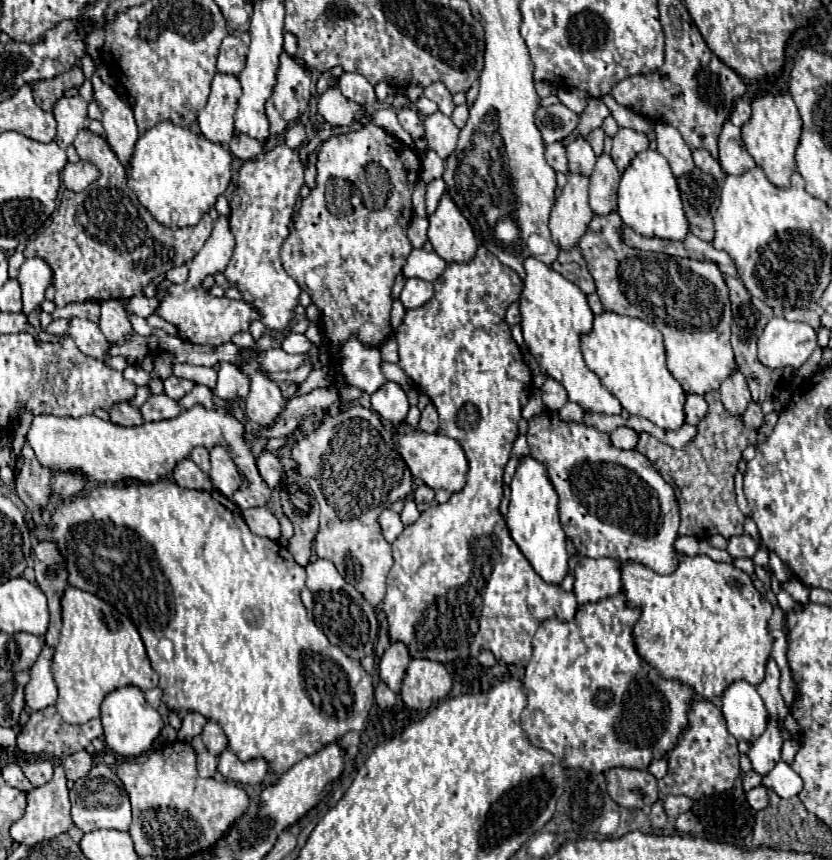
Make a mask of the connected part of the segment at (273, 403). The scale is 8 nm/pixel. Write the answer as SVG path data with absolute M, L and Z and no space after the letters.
M244 331L244 333L236 333L230 339L236 347L240 347L242 351L246 351L244 361L236 361L236 365L240 367L240 371L250 379L250 393L246 397L246 407L244 413L246 417L256 423L256 425L270 425L278 419L280 411L286 405L286 399L280 393L280 387L268 377L268 373L262 369L256 353L262 353L262 349L258 349L256 339Z

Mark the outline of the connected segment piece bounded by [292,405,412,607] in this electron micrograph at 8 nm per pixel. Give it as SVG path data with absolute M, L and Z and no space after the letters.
M350 405L350 407L344 407L344 411L334 417L328 415L316 431L302 437L292 447L292 457L298 463L298 471L308 477L312 493L320 503L322 523L314 539L316 555L320 559L332 561L338 573L350 585L354 585L372 607L380 605L386 593L386 575L392 567L392 551L390 551L390 543L380 533L380 525L376 523L376 517L378 513L382 513L382 509L390 507L398 499L404 499L412 491L412 473L394 445L392 427L384 425L378 413L364 409L360 405Z

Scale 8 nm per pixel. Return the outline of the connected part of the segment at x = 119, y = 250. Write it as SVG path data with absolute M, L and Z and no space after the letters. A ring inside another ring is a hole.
M82 129L76 139L74 147L80 155L80 159L90 159L102 173L102 177L86 189L86 193L72 195L70 191L62 193L60 207L56 211L56 217L52 217L52 223L24 249L24 257L42 257L52 265L54 271L54 287L56 307L64 307L74 301L106 301L106 299L130 299L130 297L142 297L144 287L158 275L166 273L168 269L176 265L188 263L204 245L204 241L212 233L212 219L210 215L204 215L198 225L194 227L182 227L182 229L170 229L158 223L150 211L138 201L136 193L126 183L126 167L118 161L114 151L108 147L104 135L94 135L88 129Z

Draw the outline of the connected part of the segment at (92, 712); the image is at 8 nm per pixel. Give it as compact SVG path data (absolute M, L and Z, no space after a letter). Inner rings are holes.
M68 587L62 597L62 631L54 651L52 673L58 687L56 709L66 723L80 725L100 715L102 699L126 685L142 691L156 687L156 673L150 667L144 643L134 623L94 593Z

